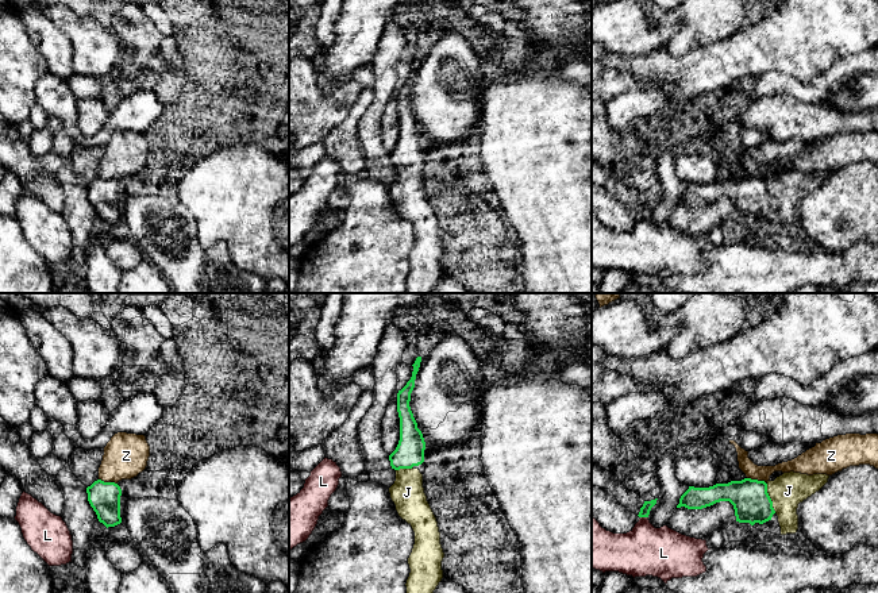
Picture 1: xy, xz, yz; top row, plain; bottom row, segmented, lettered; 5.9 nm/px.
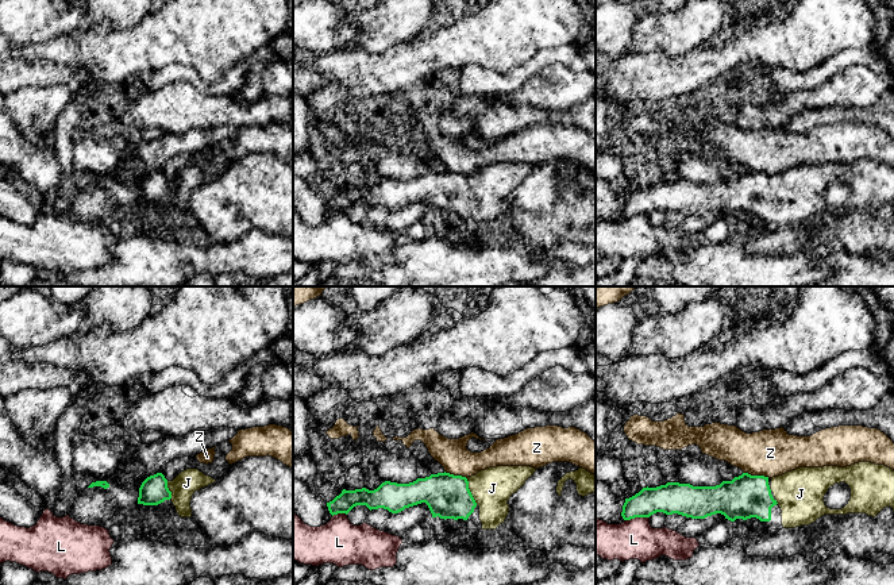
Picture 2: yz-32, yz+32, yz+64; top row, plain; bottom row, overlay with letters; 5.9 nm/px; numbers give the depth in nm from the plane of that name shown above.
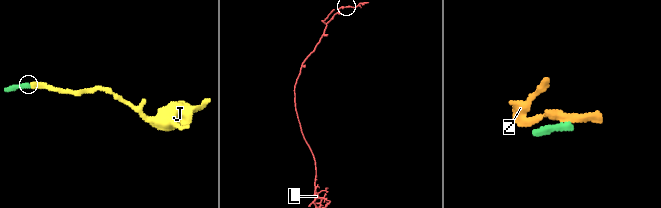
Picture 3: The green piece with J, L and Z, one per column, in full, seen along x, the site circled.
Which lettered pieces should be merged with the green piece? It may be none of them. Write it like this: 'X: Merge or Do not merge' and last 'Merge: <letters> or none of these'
J: Merge
L: Do not merge
Z: Do not merge
Merge: J

